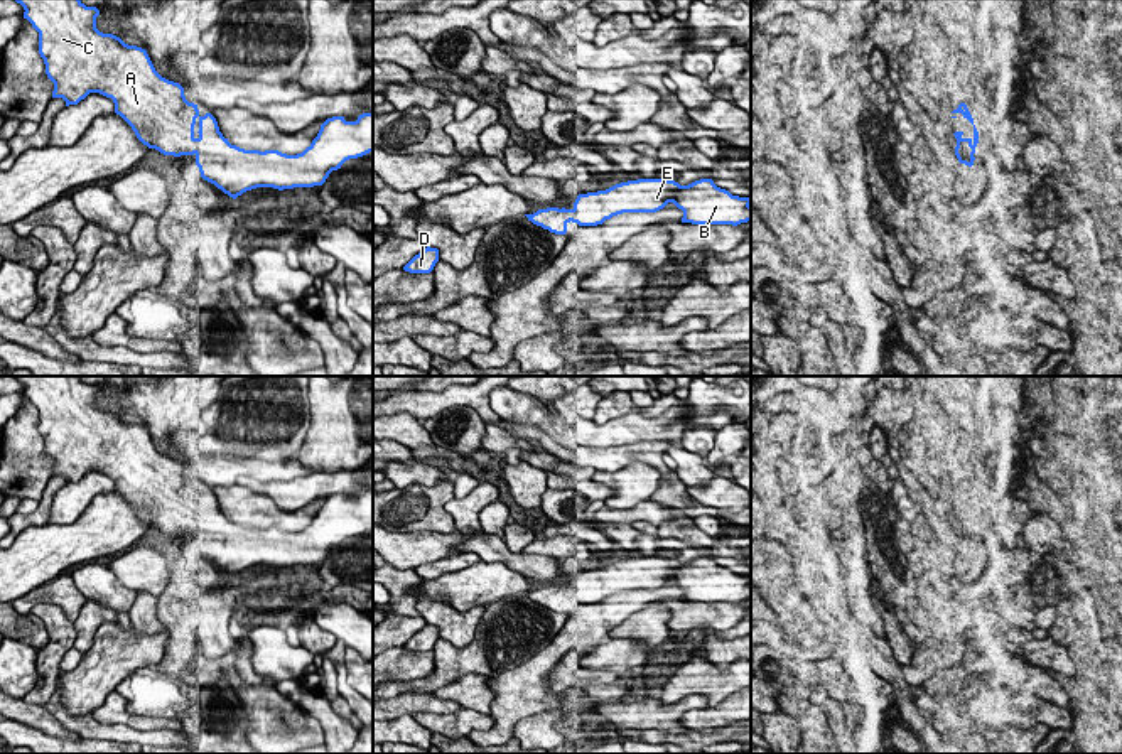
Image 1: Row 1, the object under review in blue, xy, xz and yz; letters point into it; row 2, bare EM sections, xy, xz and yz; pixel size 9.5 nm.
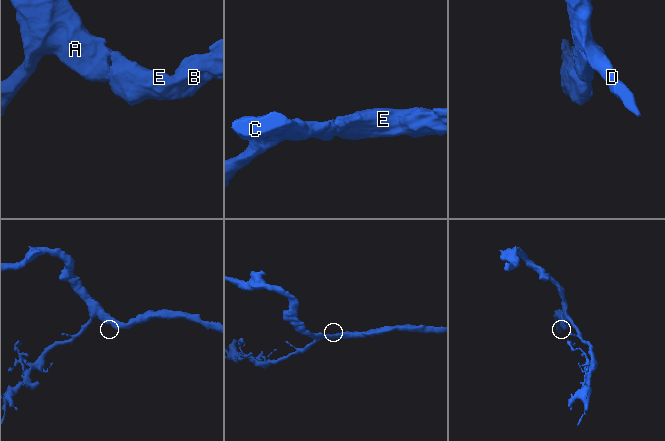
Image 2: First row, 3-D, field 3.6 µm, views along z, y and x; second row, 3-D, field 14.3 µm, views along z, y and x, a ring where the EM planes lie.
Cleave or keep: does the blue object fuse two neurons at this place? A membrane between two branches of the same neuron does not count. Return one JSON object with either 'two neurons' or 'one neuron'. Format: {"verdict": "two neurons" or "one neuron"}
{"verdict": "one neuron"}

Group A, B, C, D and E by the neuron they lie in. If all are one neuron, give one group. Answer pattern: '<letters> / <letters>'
A B C D E

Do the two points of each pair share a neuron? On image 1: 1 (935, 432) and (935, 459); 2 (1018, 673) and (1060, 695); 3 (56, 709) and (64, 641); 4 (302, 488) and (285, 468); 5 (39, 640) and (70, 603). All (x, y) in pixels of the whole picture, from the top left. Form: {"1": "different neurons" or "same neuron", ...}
{"1": "same neuron", "2": "same neuron", "3": "different neurons", "4": "different neurons", "5": "different neurons"}

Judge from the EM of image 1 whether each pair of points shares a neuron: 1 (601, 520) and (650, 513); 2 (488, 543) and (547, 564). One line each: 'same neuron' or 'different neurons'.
1: same neuron
2: same neuron

